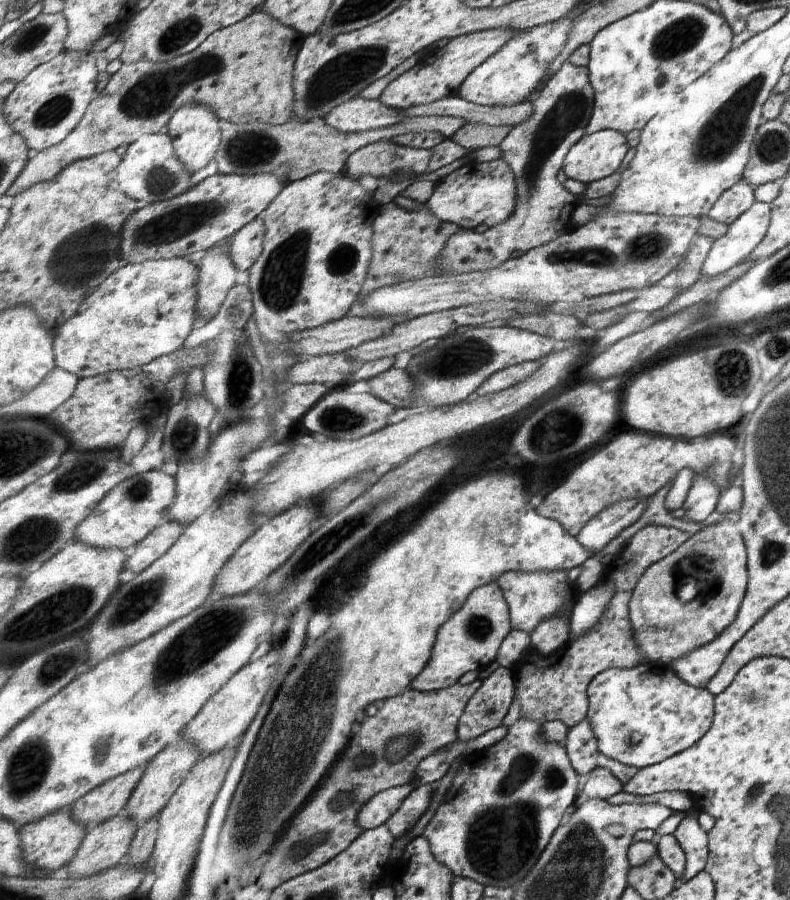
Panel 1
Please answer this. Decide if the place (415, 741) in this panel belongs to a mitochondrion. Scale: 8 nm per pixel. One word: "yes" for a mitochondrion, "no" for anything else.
no

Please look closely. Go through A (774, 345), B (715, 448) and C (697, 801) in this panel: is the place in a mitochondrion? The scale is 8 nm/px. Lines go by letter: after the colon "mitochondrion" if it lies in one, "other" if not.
A: mitochondrion
B: other
C: other

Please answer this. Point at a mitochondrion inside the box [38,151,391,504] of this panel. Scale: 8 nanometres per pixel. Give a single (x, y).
(80, 257)

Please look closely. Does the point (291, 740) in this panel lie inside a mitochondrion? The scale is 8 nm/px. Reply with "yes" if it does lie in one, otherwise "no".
yes

